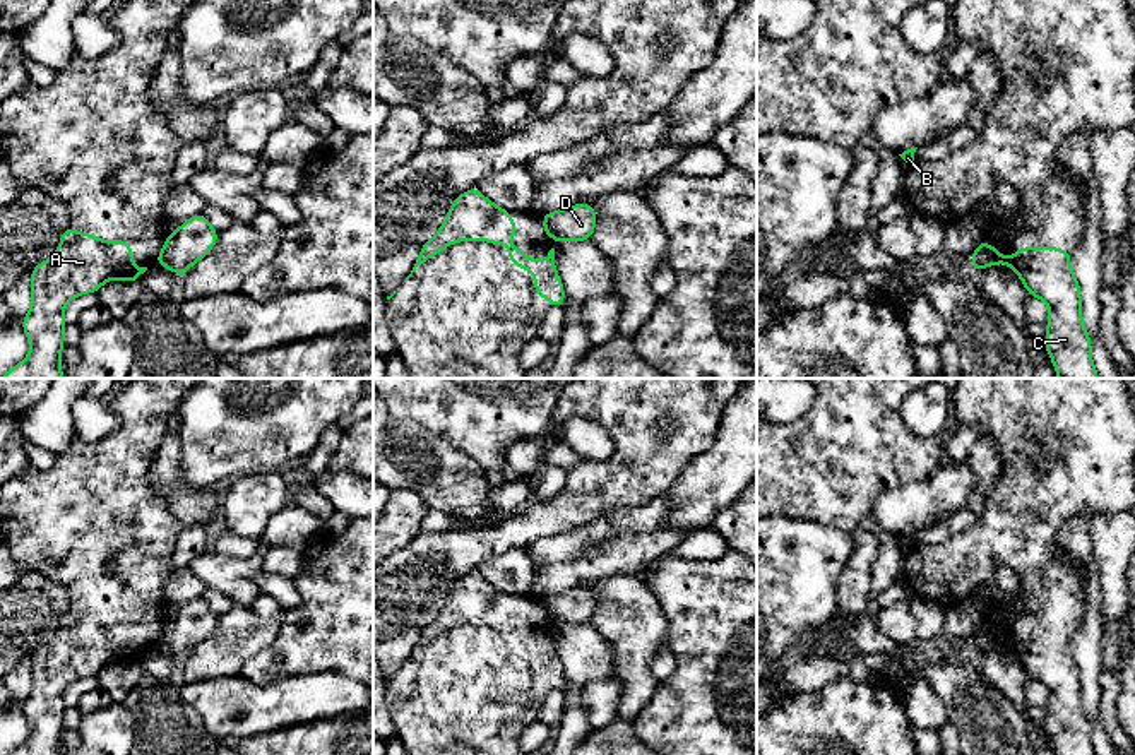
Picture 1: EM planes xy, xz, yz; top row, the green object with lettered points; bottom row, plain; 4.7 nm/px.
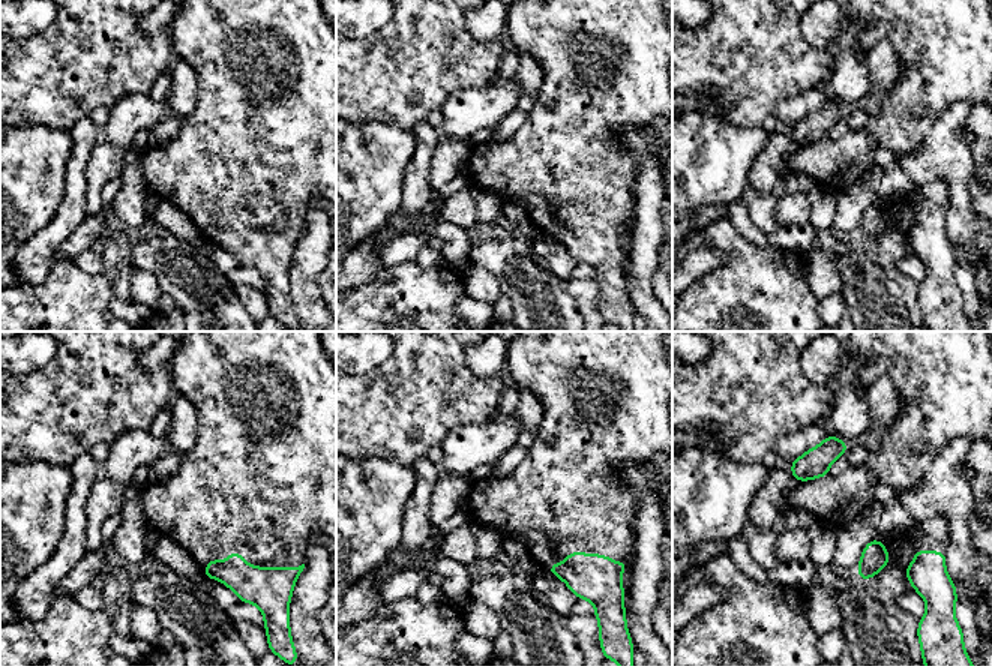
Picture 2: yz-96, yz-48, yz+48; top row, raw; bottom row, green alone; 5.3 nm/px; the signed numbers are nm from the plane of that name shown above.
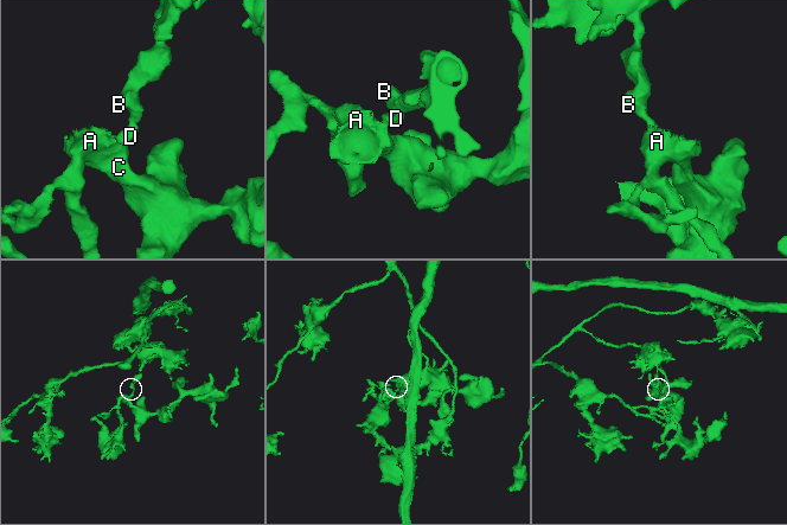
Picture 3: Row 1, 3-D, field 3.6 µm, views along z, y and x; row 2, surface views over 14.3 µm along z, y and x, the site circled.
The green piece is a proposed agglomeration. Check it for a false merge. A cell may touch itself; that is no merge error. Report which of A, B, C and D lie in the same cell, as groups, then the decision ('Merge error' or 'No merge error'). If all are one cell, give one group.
Groups: A C / B D. Merge error

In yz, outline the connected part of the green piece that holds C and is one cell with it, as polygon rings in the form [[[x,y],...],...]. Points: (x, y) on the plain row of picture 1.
[[[996,630],[989,632],[996,647],[1015,652],[1029,680],[1048,688],[1044,733],[1056,755],[1096,755],[1092,724],[1082,704],[1080,669],[1070,649],[1072,635],[1056,630],[1022,630],[1012,640],[1005,640]]]

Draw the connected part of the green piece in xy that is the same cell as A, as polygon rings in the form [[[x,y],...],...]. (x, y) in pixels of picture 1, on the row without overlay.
[[[68,609],[58,633],[29,656],[31,692],[21,710],[31,736],[9,755],[62,755],[65,688],[80,678],[98,676],[111,663],[137,666],[146,654],[134,647],[128,625],[104,625]]]

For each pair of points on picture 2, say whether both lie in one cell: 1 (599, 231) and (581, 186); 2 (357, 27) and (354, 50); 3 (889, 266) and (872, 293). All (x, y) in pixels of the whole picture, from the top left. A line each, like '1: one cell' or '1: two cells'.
1: one cell
2: two cells
3: two cells

